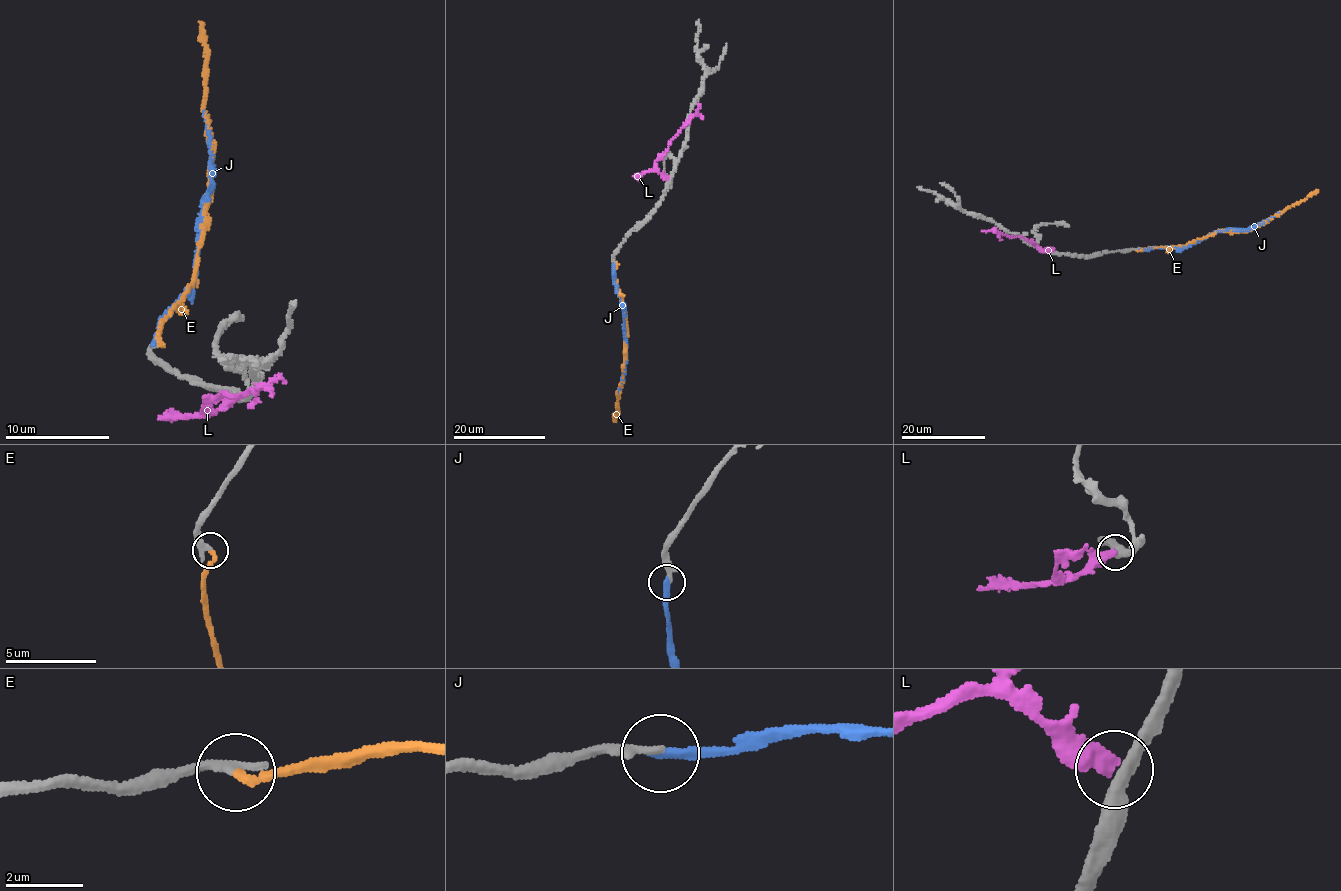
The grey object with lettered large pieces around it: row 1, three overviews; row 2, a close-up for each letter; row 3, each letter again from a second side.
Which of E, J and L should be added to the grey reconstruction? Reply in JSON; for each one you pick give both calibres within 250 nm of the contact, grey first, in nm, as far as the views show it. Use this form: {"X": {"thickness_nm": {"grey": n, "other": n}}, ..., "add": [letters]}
{"E": {"thickness_nm": {"grey": 280, "other": 200}}, "add": ["E"]}

